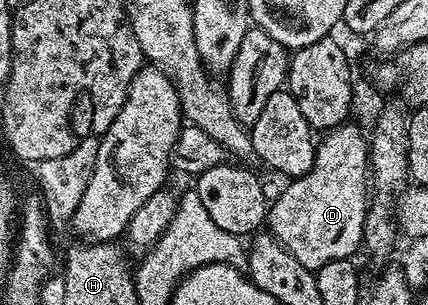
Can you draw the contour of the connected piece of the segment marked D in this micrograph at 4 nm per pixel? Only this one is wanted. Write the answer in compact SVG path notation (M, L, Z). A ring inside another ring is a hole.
M353 124L336 126L319 139L313 167L300 178L291 179L288 187L269 205L267 229L292 253L294 260L313 272L330 260L352 258L364 241L364 221L370 201L370 142Z

